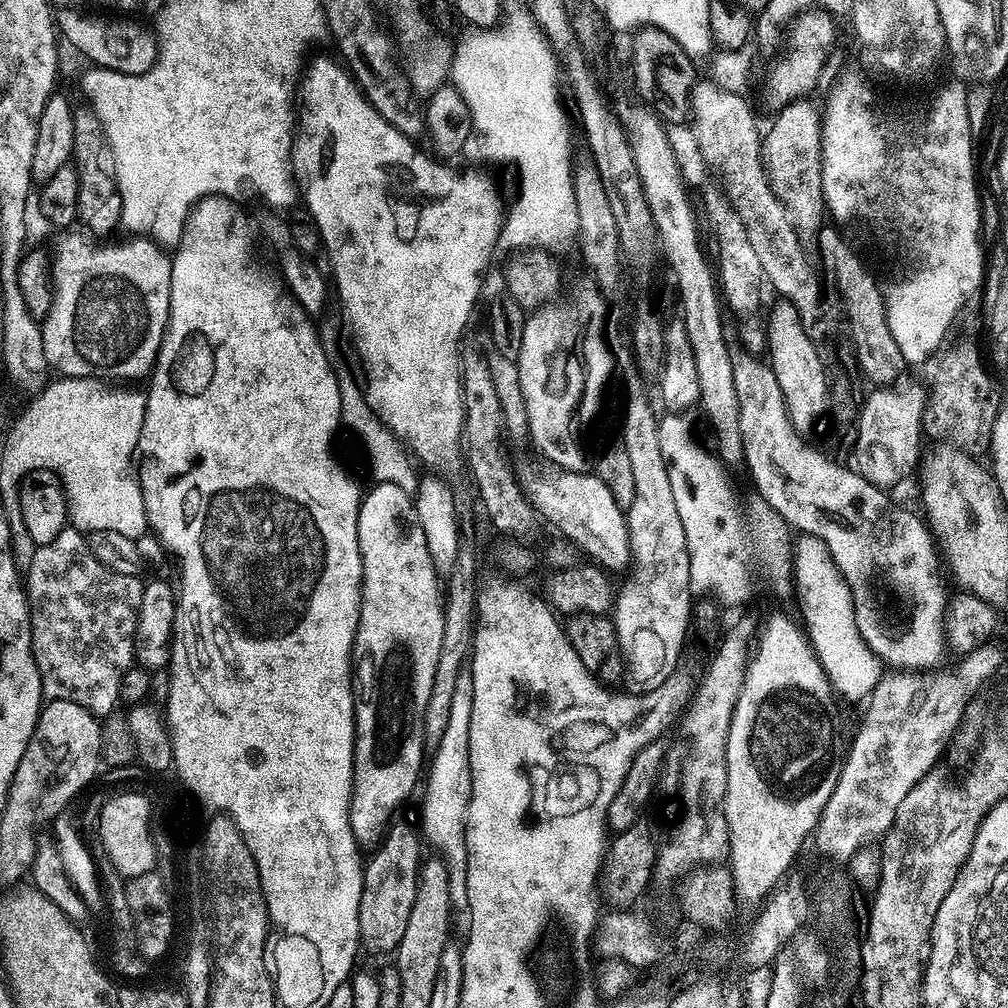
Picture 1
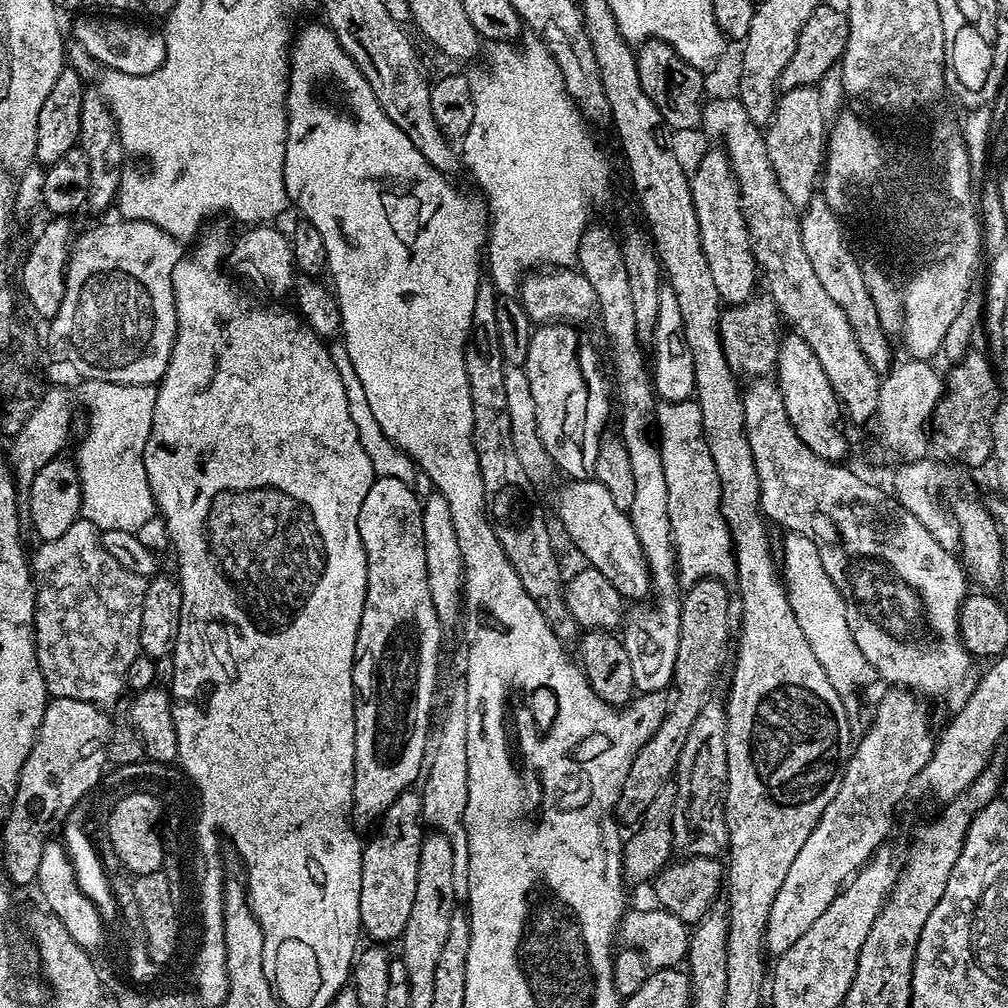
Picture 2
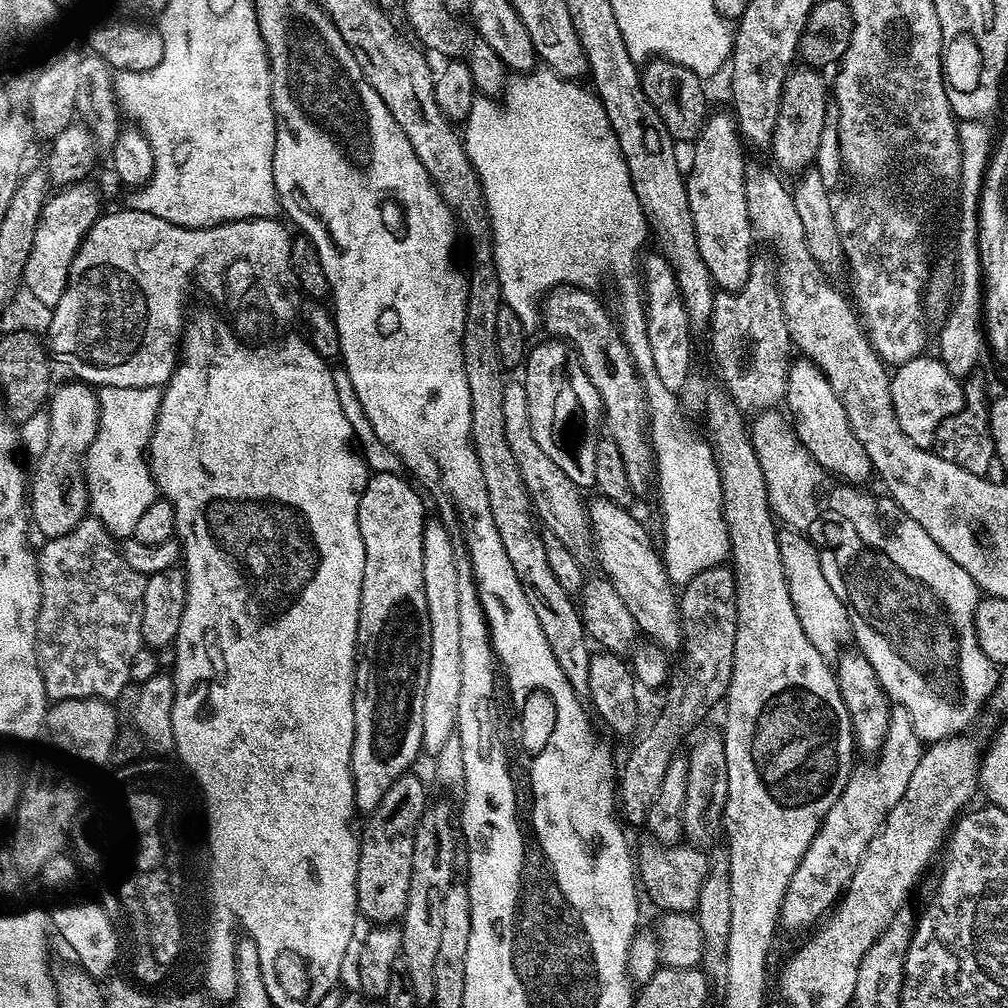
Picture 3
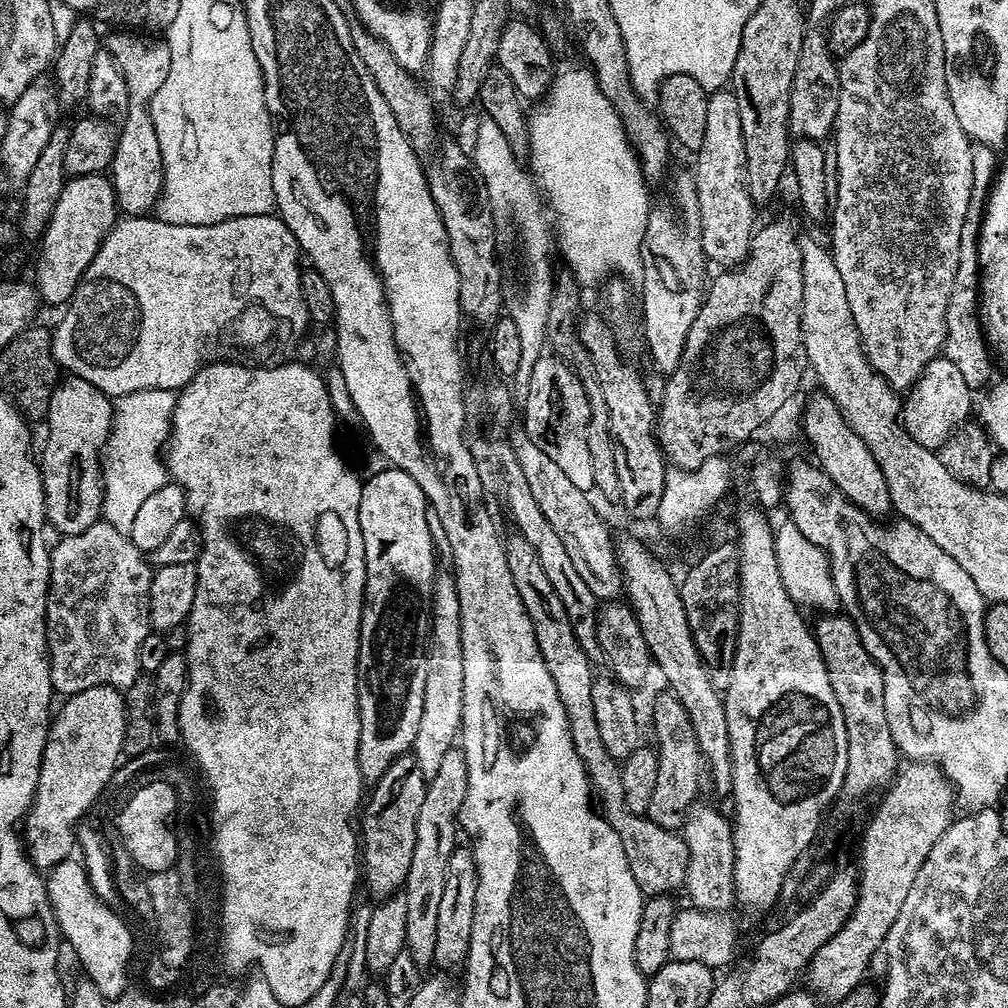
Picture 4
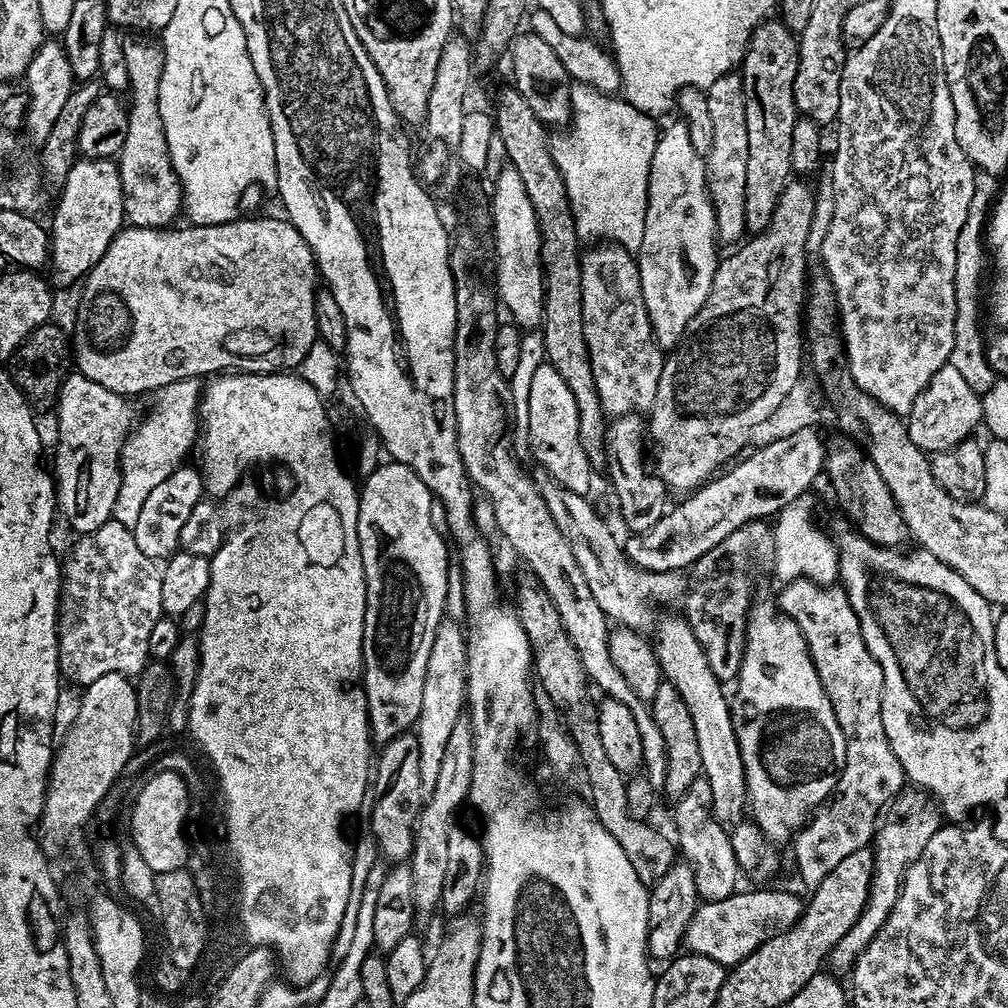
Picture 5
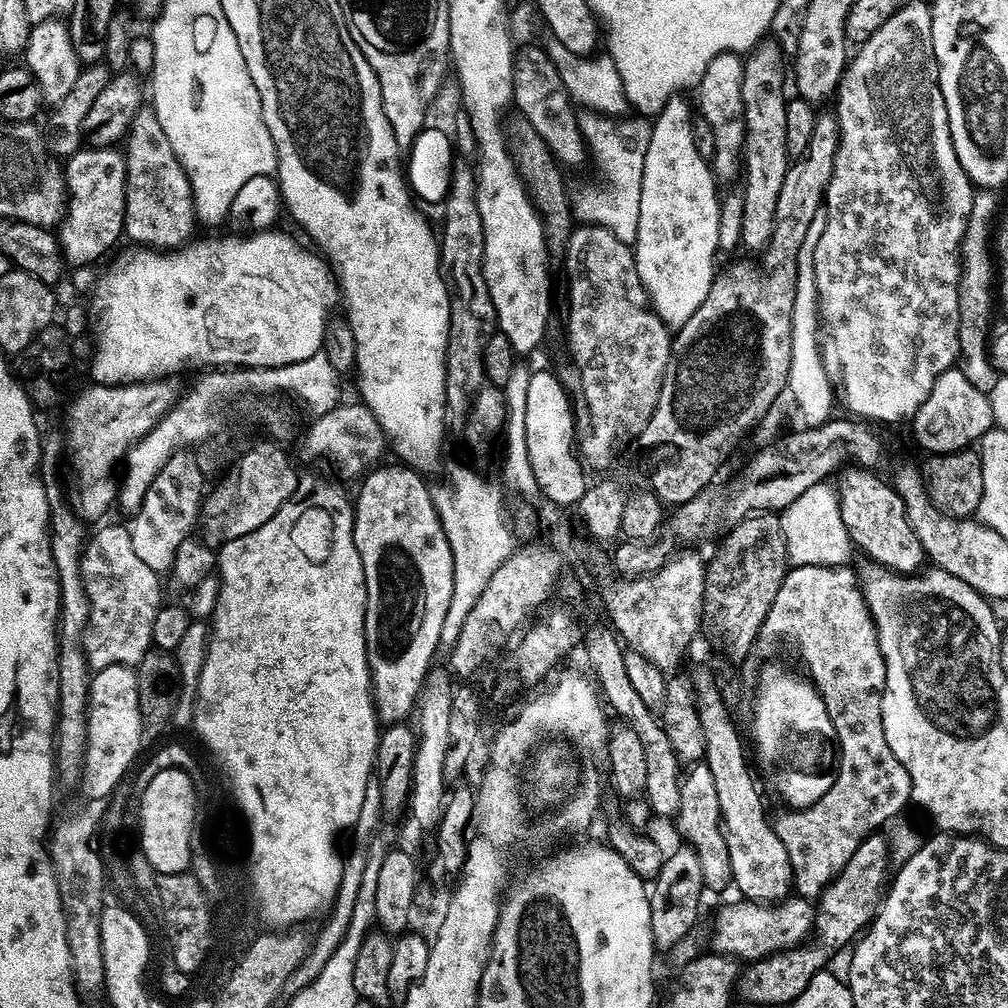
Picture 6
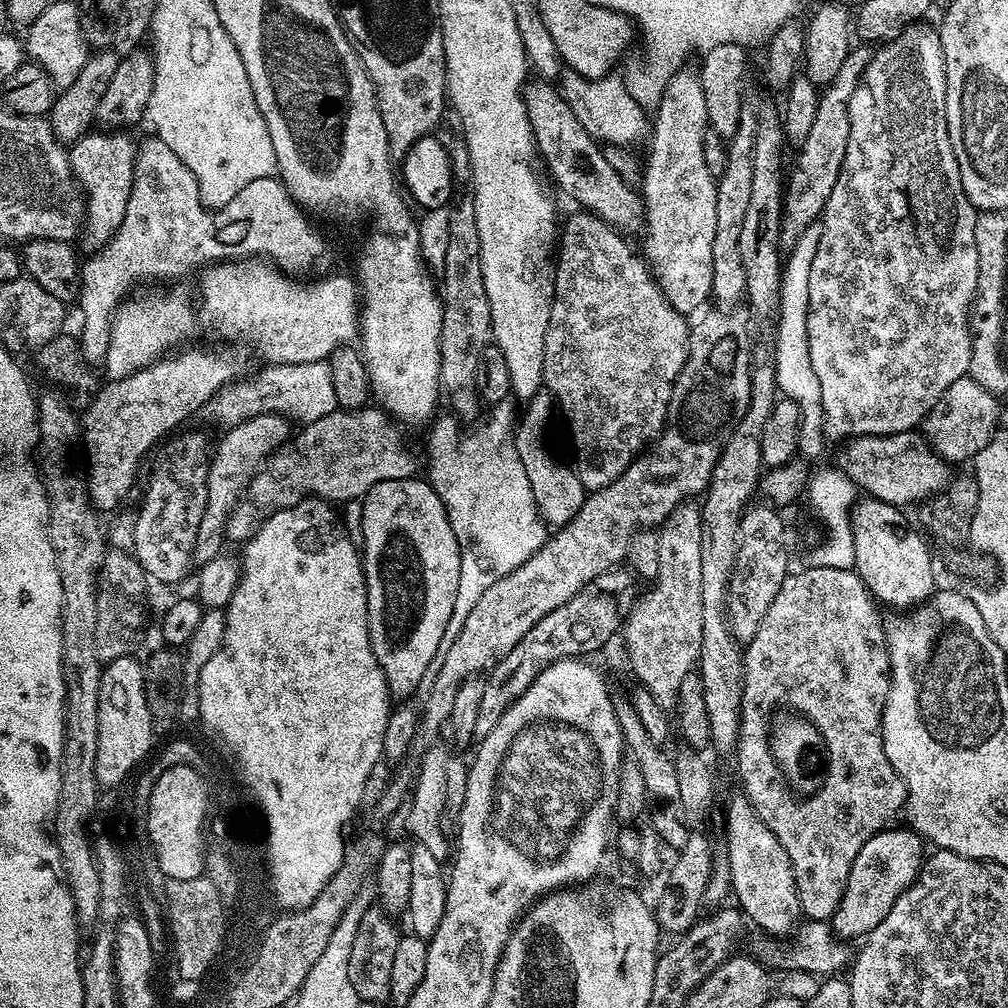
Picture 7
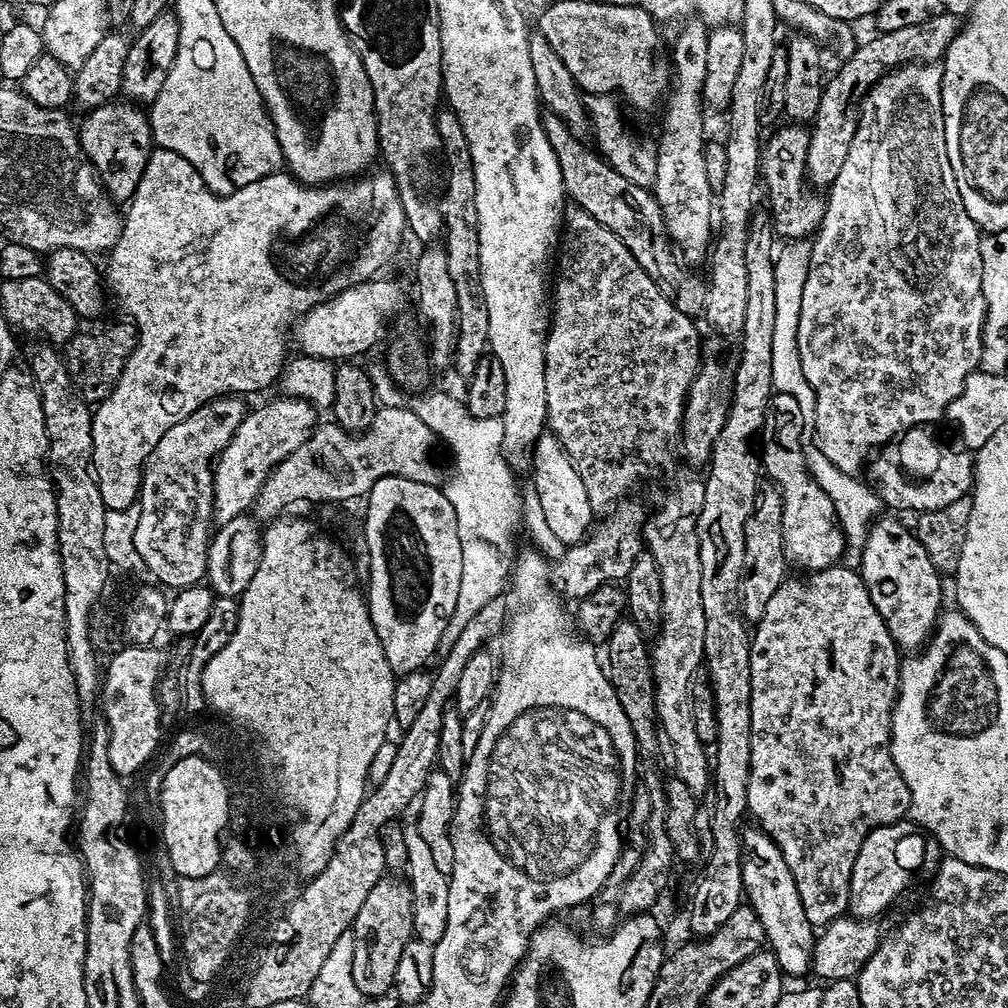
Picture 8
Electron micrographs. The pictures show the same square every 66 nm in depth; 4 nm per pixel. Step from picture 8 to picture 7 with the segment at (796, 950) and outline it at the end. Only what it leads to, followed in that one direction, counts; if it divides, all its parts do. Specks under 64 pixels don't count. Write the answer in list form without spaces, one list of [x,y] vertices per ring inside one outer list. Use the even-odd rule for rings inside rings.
[[[738,794],[729,802],[728,813],[724,816],[724,836],[728,839],[726,855],[735,903],[751,923],[753,920],[768,931],[765,933],[787,937],[784,935],[797,927],[802,916],[794,870],[782,842],[778,842],[774,830],[758,818],[758,810],[754,810],[746,795]]]

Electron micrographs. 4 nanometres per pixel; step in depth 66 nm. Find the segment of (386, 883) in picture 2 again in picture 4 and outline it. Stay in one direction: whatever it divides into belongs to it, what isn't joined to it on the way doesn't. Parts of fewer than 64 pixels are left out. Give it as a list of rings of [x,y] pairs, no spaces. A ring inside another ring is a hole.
[[[405,754],[390,762],[386,774],[375,781],[373,788],[376,789],[369,800],[367,797],[366,807],[363,809],[364,821],[361,824],[359,821],[358,824],[358,832],[362,837],[362,884],[363,887],[364,884],[368,887],[370,895],[376,896],[377,901],[382,901],[397,895],[403,889],[404,879],[410,870],[410,858],[414,855],[414,830],[418,826],[418,809],[422,807],[422,798],[426,798],[426,781],[416,757]]]

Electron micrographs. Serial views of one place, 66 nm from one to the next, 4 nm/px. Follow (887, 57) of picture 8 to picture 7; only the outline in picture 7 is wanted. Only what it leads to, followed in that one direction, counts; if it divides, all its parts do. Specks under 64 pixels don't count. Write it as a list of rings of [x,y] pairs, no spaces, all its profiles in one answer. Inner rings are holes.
[[[866,46],[853,47],[842,67],[831,82],[821,91],[817,117],[813,128],[806,136],[806,142],[799,145],[796,169],[786,176],[784,189],[784,217],[780,227],[780,247],[787,250],[793,248],[806,234],[806,230],[821,219],[826,202],[830,198],[830,190],[834,190],[834,182],[838,182],[838,174],[845,161],[846,145],[850,136],[849,102],[854,90],[860,84],[865,68],[869,64],[872,52]]]

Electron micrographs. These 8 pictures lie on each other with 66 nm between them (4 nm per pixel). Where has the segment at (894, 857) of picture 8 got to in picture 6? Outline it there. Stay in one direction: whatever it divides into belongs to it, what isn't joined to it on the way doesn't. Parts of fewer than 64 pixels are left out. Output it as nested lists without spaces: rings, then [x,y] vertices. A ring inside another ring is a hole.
[[[880,834],[866,837],[858,850],[850,854],[850,862],[842,866],[840,873],[824,887],[824,892],[818,897],[814,908],[814,935],[811,939],[803,946],[786,948],[782,952],[773,952],[762,960],[751,961],[738,977],[739,999],[741,996],[752,1004],[791,1005],[792,1000],[798,998],[802,990],[806,990],[810,978],[825,971],[827,964],[824,963],[843,944],[851,945],[872,923],[890,876],[888,852],[890,856],[890,844],[885,837],[884,840]]]

